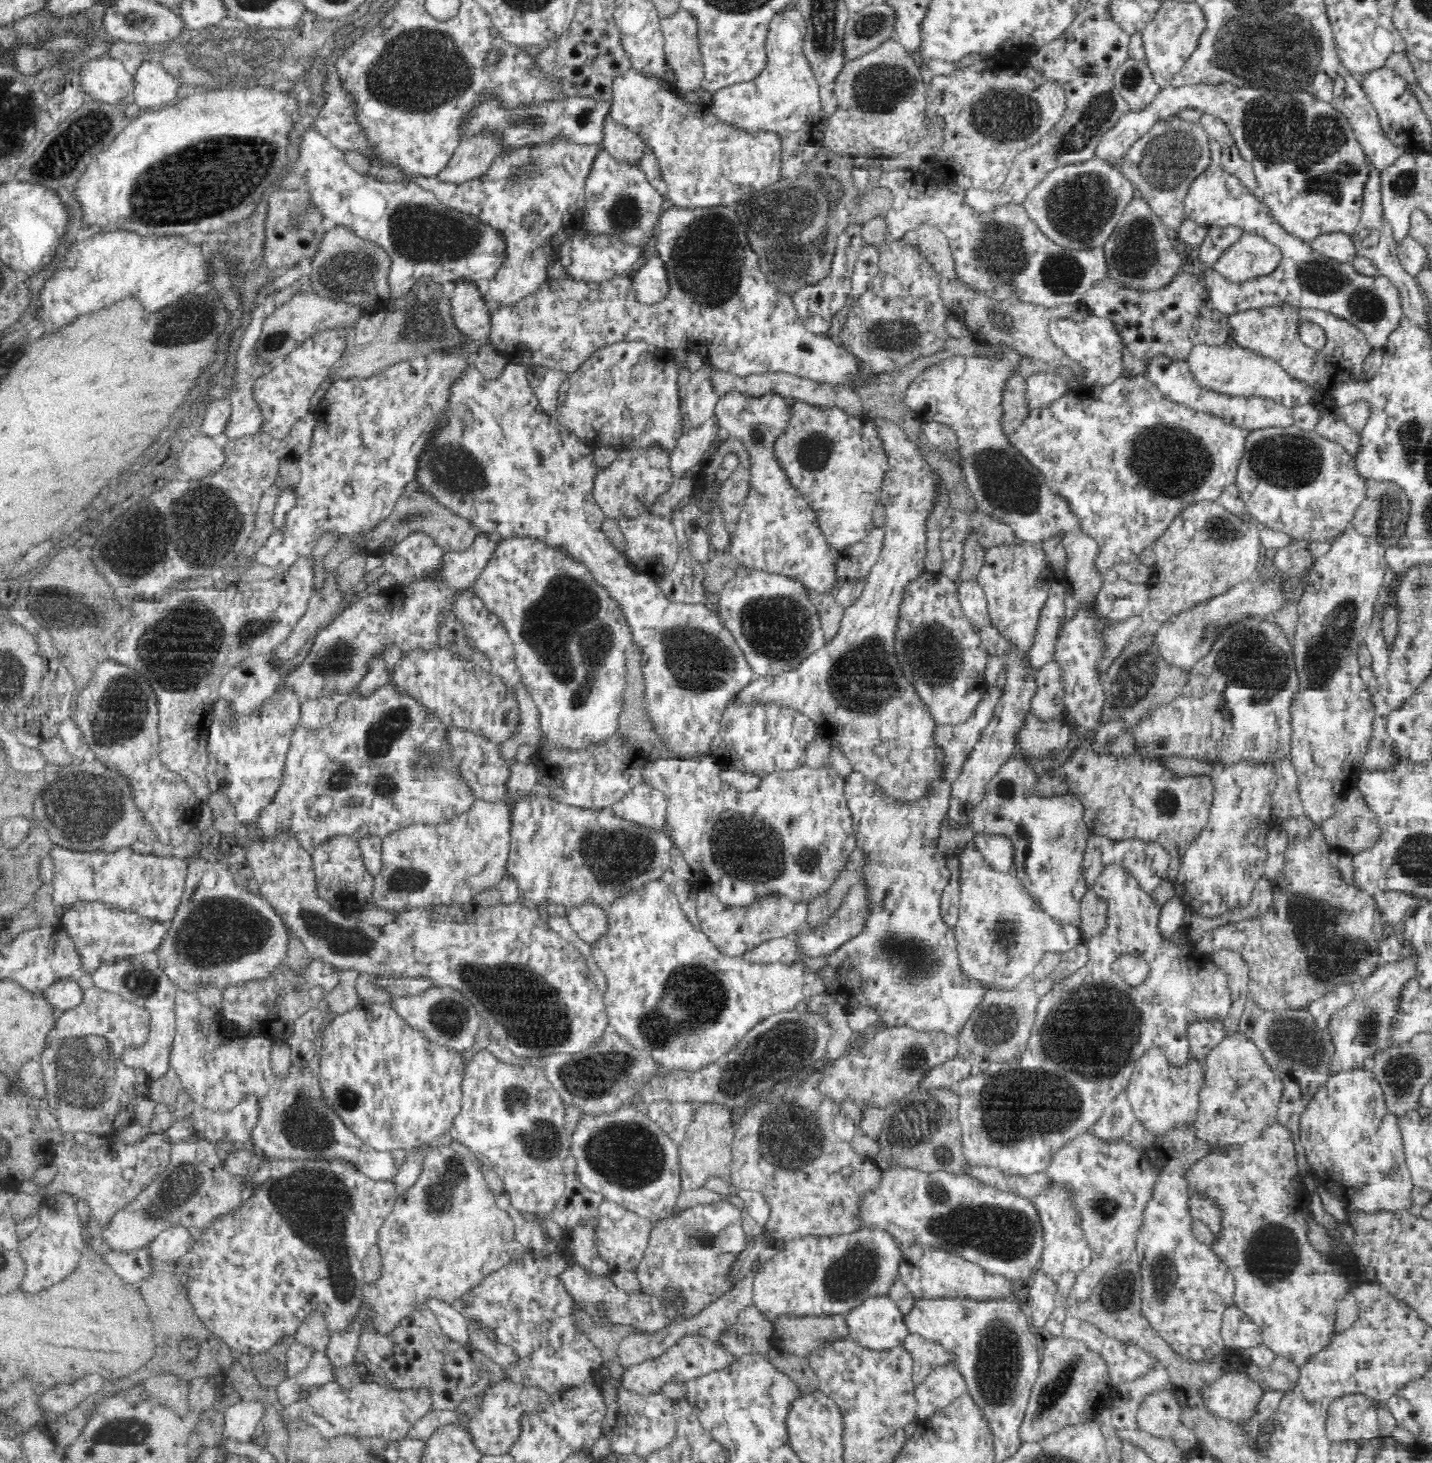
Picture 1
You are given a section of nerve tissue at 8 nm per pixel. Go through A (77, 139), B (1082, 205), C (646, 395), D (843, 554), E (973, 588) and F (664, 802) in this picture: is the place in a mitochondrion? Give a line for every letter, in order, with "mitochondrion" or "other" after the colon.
A: mitochondrion
B: mitochondrion
C: mitochondrion
D: other
E: other
F: other

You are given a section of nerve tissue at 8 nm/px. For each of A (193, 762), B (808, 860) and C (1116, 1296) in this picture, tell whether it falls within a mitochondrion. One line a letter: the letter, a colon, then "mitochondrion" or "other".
A: other
B: mitochondrion
C: mitochondrion

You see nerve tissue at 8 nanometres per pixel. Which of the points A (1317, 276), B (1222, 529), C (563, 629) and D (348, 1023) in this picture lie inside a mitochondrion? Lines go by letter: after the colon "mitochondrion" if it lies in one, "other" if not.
A: mitochondrion
B: mitochondrion
C: mitochondrion
D: other

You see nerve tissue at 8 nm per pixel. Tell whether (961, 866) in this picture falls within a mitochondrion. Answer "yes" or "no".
no

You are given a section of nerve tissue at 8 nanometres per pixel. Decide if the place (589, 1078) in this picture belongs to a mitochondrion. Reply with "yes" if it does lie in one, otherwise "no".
yes

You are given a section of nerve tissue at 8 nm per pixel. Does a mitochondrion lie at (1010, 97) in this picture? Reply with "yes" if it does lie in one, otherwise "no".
yes

